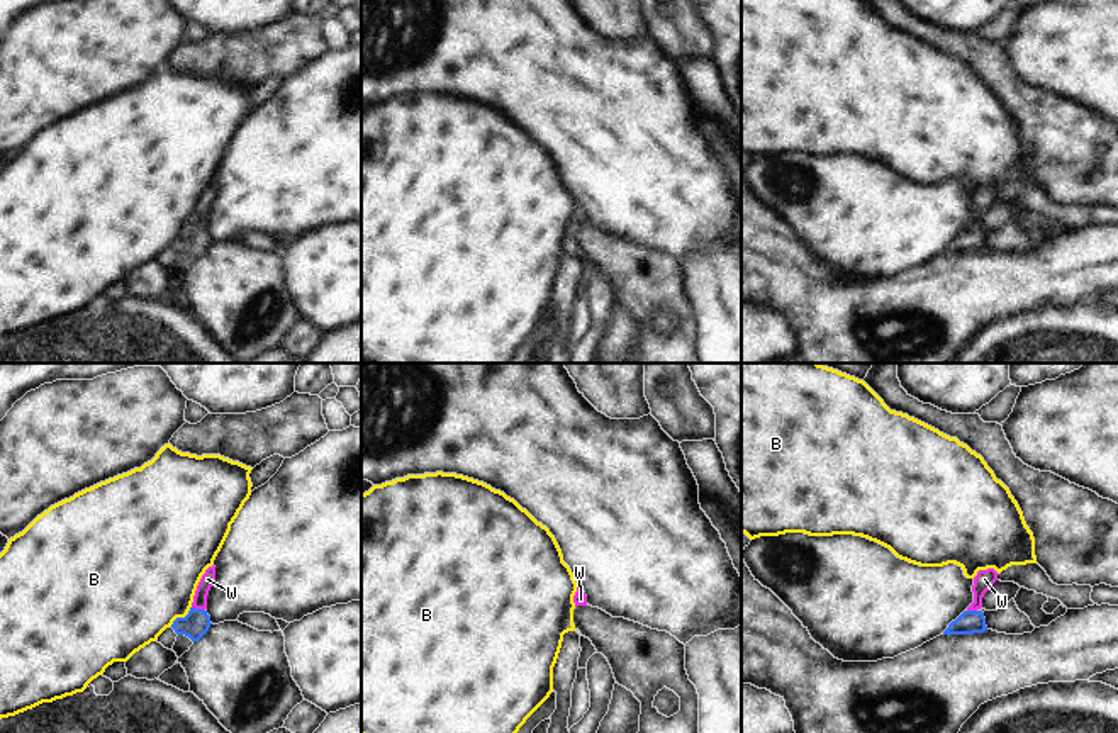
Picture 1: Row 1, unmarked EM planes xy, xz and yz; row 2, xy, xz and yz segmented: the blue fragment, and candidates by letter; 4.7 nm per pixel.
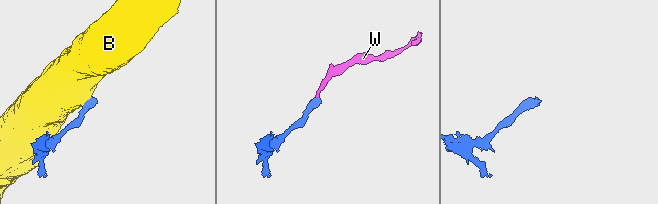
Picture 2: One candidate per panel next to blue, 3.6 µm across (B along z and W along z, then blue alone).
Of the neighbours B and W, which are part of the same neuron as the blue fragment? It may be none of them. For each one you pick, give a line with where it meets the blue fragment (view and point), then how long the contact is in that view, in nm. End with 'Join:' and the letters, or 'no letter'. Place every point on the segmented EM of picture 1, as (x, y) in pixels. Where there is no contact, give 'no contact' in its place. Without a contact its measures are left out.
W: meets blue in xy at (199, 609); contact 70 nm long
Join: W

